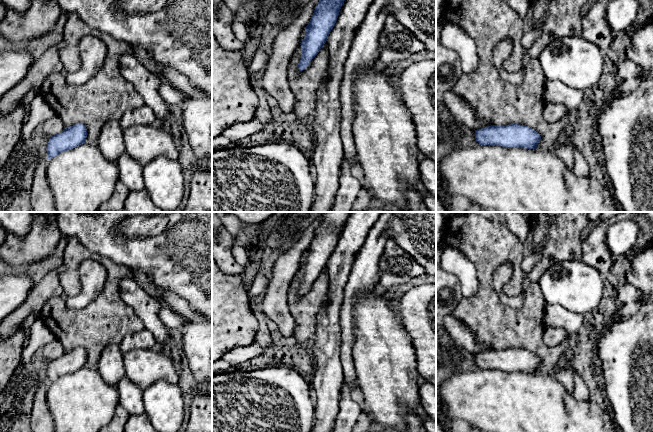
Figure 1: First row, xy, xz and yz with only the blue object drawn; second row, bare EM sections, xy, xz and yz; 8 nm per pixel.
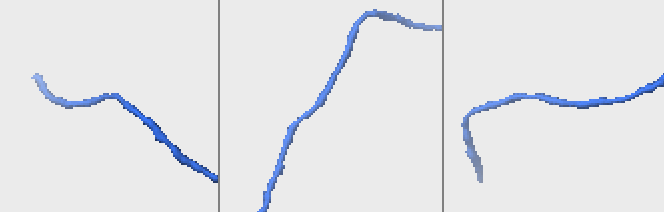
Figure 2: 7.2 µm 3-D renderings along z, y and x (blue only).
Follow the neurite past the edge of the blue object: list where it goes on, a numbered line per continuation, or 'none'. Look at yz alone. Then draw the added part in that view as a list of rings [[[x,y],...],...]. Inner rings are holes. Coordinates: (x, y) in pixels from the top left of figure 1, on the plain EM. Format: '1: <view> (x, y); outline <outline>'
1: yz (489, 400); outline [[[478,369],[458,373],[447,379],[439,387],[438,397],[449,420],[465,420],[472,429],[481,432],[616,432],[606,410],[590,400],[577,400],[554,374]]]

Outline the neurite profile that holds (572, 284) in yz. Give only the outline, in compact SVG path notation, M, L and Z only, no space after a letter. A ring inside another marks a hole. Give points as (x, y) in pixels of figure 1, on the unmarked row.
M565 260L549 267L538 280L545 304L558 304L585 315L599 305L604 277L582 260Z

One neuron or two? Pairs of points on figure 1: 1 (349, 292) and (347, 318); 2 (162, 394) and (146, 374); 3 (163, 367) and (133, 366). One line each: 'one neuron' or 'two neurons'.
1: one neuron
2: two neurons
3: one neuron

